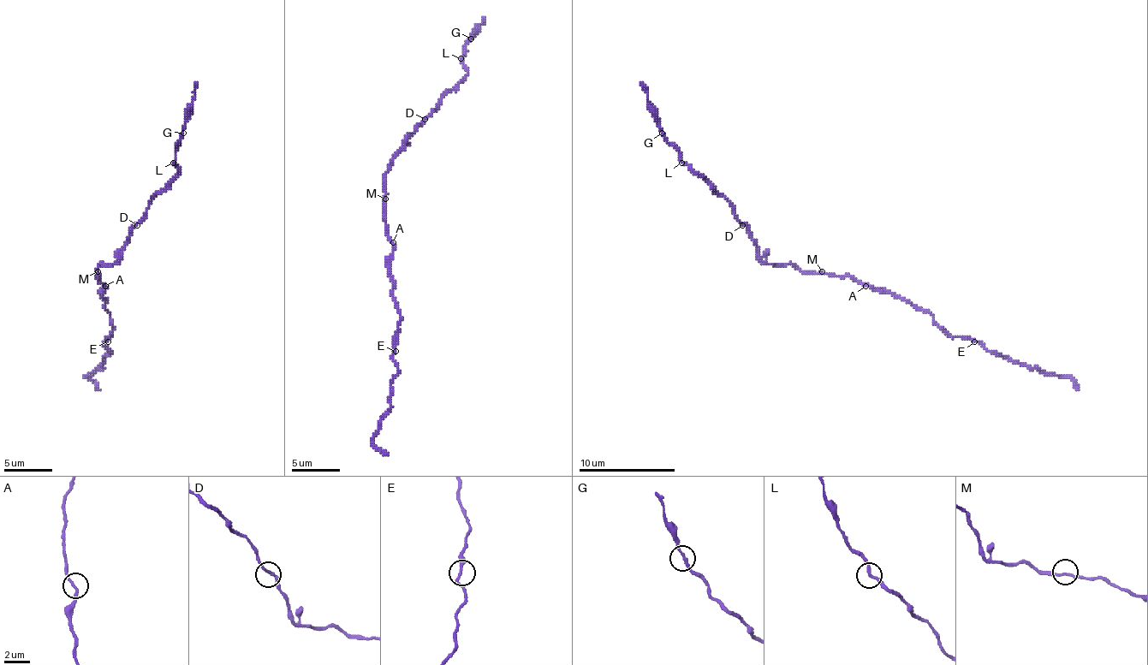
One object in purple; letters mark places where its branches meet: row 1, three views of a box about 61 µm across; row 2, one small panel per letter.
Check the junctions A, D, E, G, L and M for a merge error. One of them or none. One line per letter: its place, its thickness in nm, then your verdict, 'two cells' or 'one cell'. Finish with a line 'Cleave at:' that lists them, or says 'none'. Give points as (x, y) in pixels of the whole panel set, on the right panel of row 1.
A: (865, 286) | 200 nm | one cell
D: (742, 225) | 200 nm | one cell
E: (974, 341) | 220 nm | one cell
G: (662, 133) | 200 nm | one cell
L: (681, 163) | 200 nm | one cell
M: (822, 271) | 220 nm | one cell
Cleave at: none

